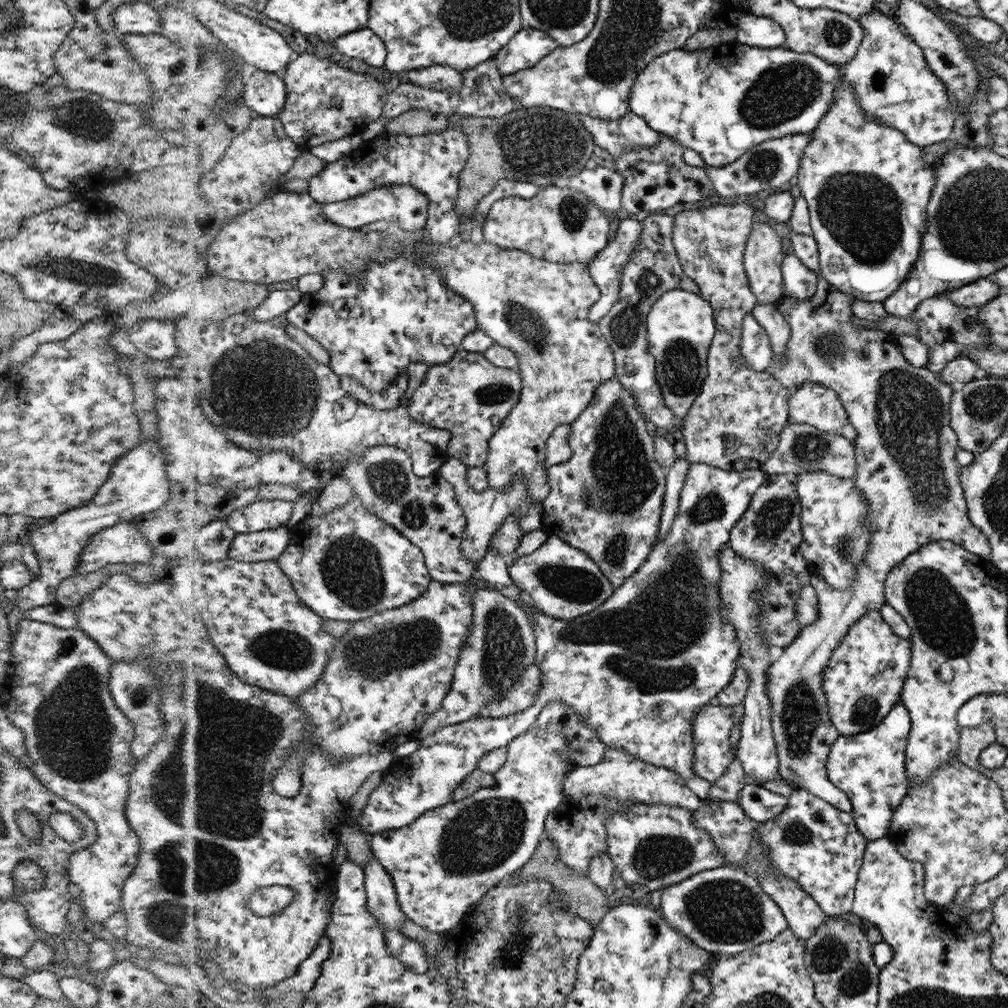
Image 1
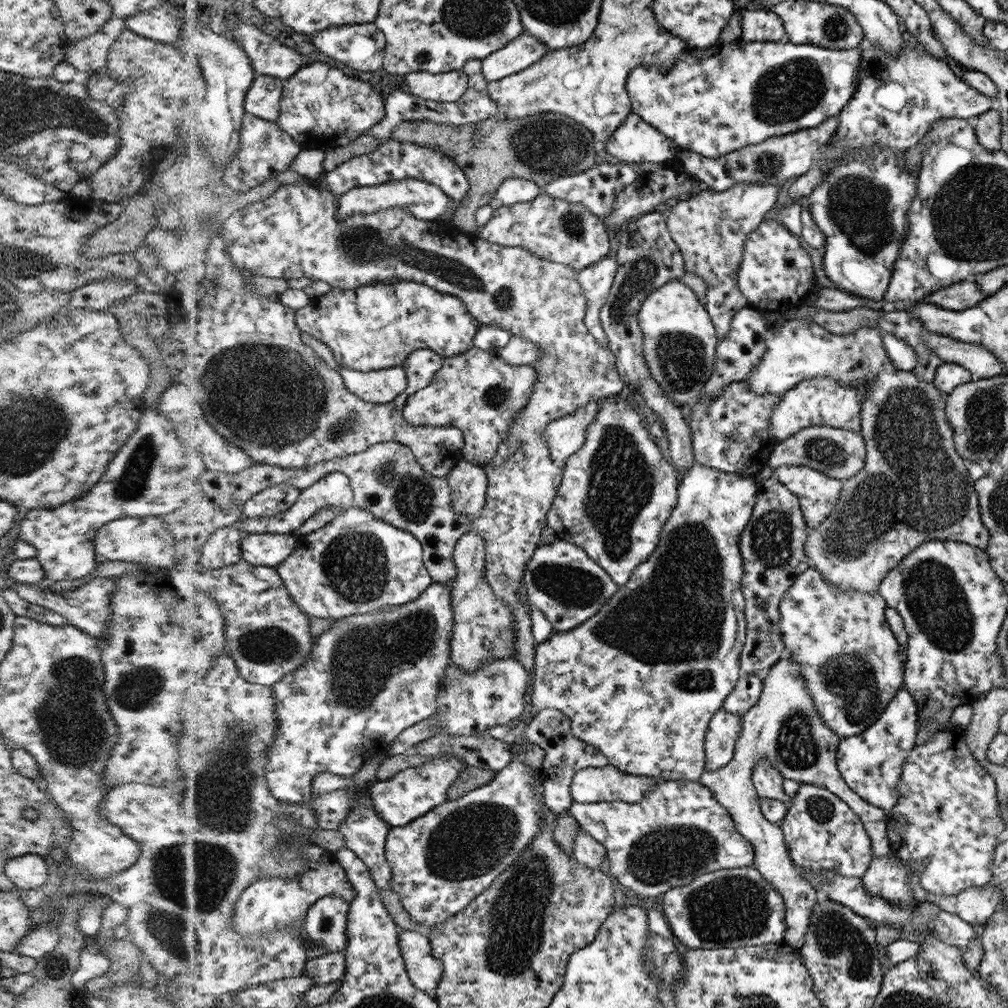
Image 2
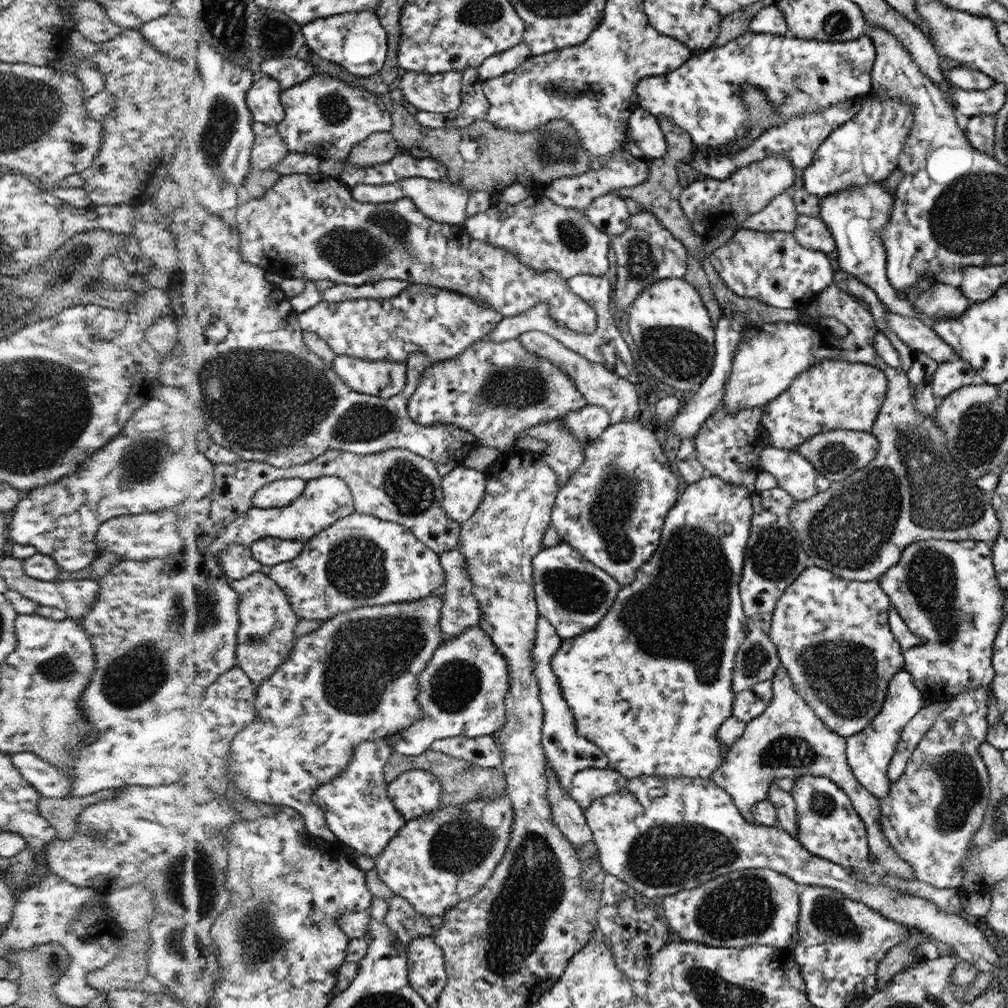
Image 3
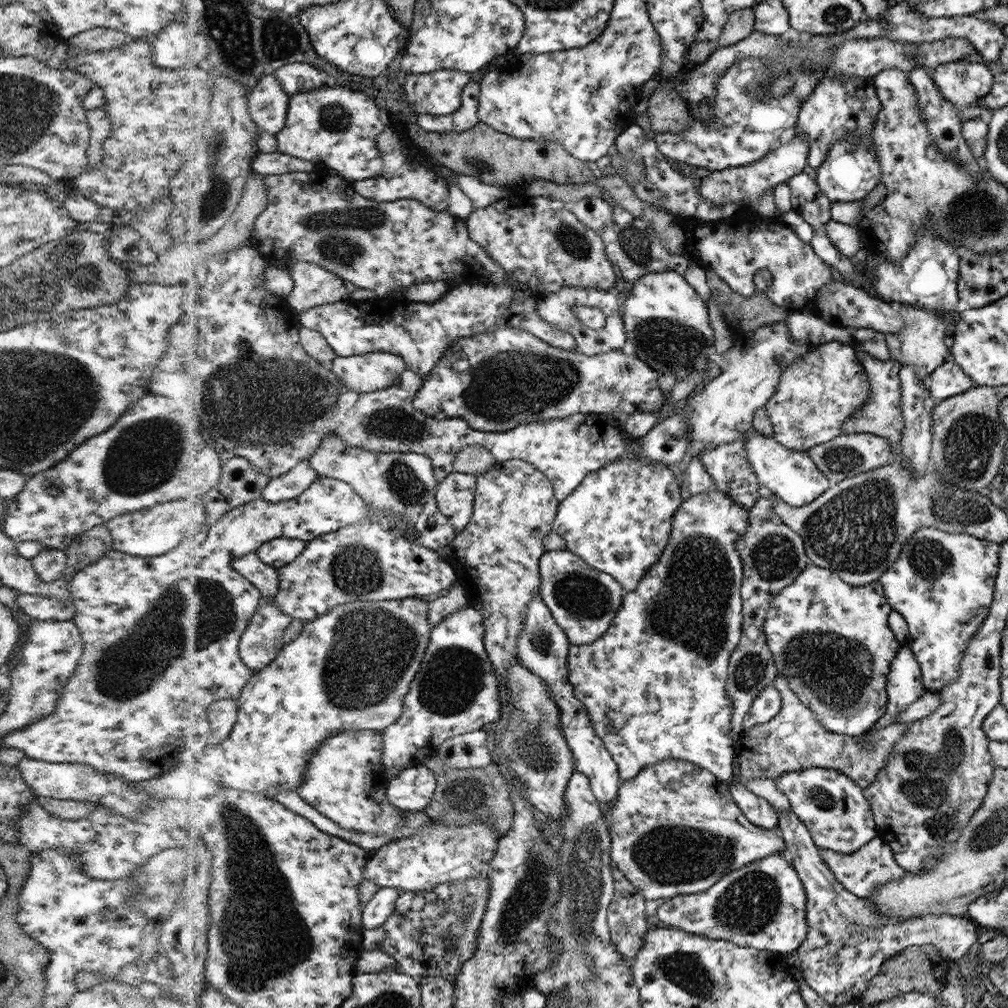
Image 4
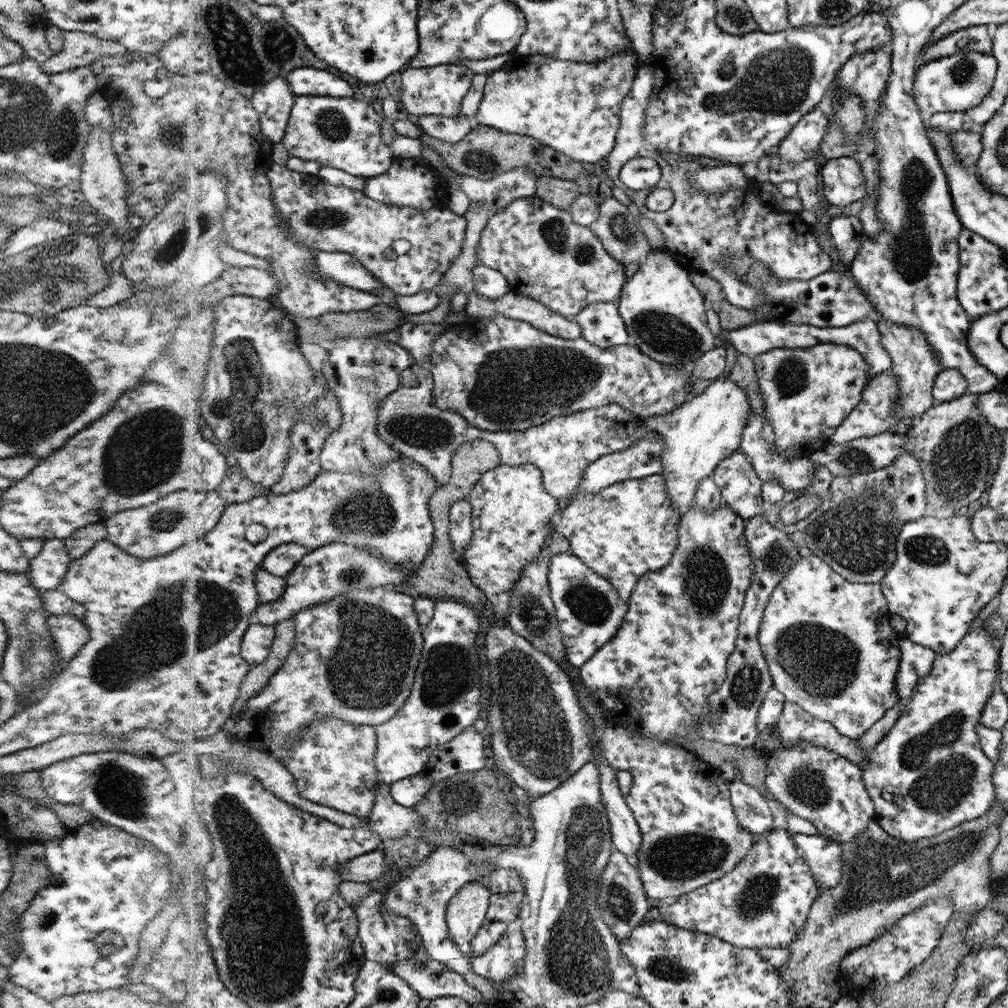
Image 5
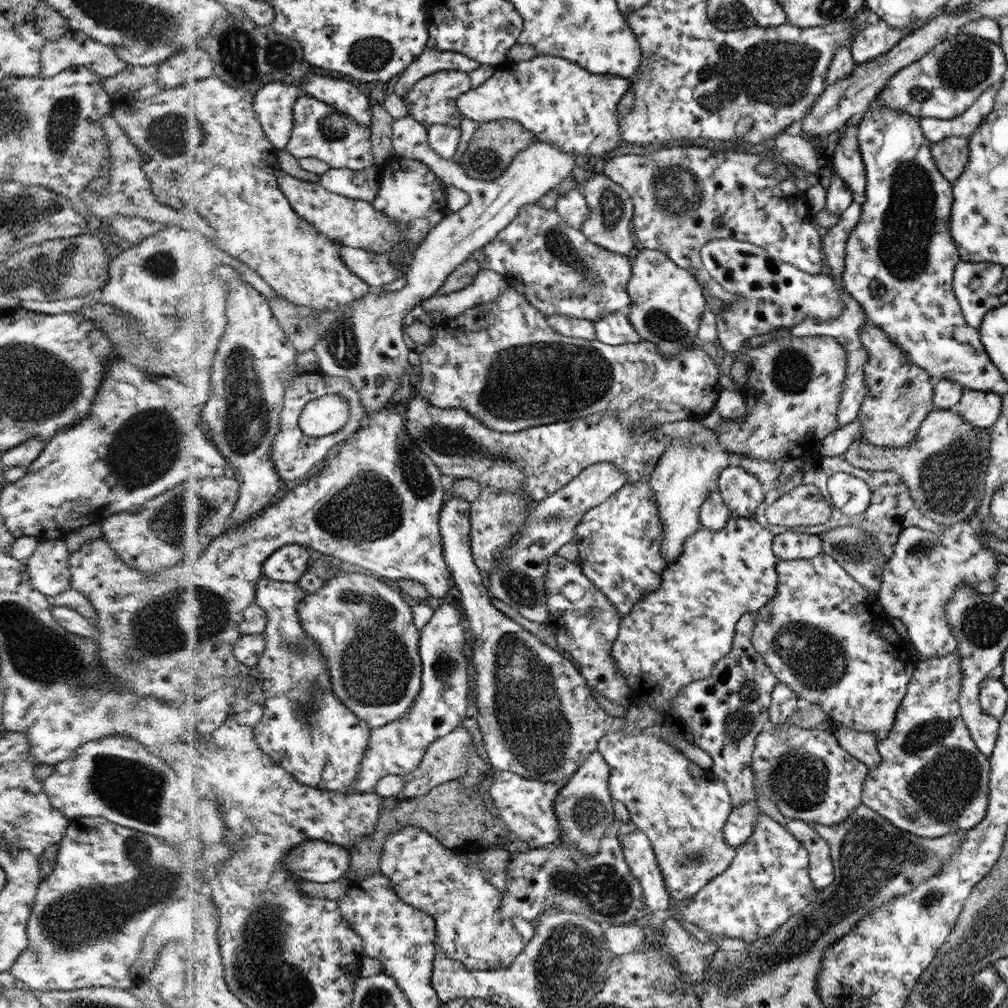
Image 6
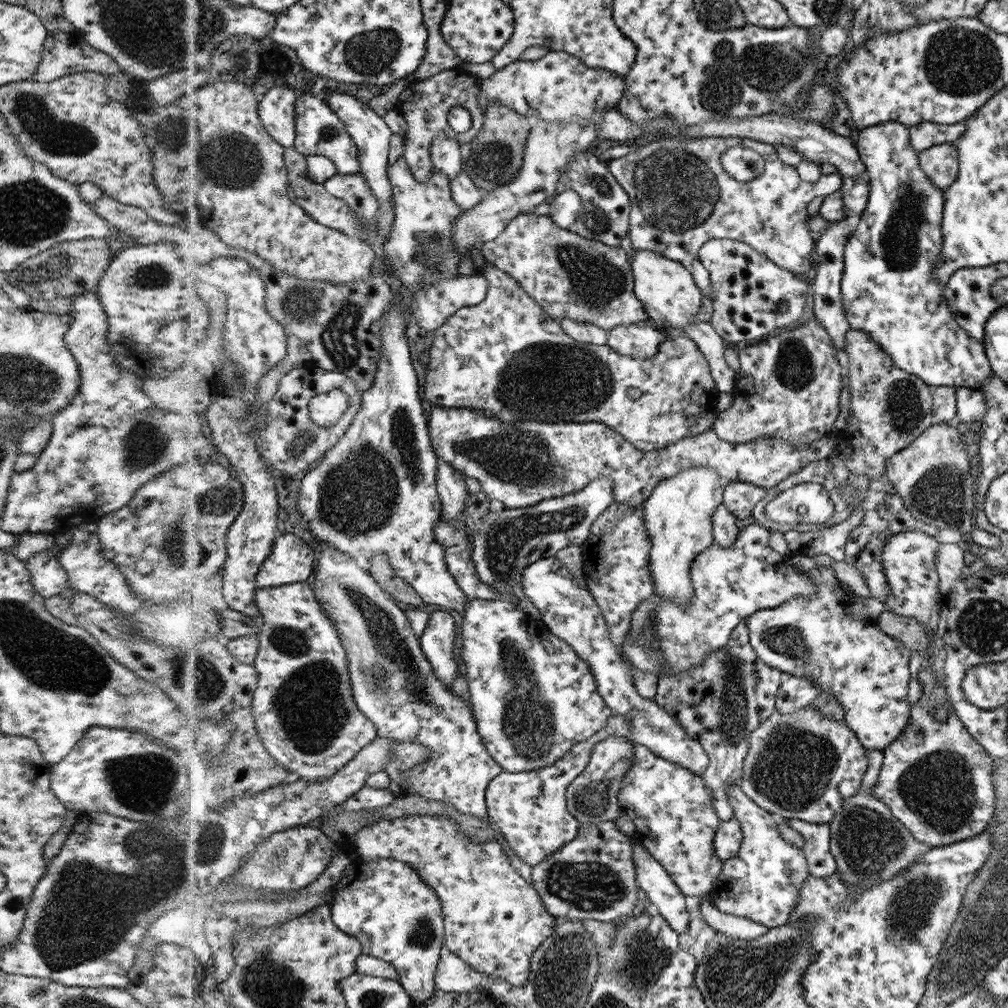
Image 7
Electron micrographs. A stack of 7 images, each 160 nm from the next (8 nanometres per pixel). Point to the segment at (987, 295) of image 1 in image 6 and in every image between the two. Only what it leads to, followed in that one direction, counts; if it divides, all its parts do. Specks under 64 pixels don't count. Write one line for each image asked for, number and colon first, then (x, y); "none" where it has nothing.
2: (965, 294)
3: (942, 300)
4: (919, 343)
5: (913, 361)
6: (898, 398)

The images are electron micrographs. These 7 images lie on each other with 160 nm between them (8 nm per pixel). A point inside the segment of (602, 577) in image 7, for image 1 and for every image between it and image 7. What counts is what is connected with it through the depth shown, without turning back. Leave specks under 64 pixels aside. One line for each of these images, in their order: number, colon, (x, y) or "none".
1: (605, 500)
2: (617, 492)
3: (612, 510)
4: (618, 520)
5: (630, 528)
6: (618, 542)

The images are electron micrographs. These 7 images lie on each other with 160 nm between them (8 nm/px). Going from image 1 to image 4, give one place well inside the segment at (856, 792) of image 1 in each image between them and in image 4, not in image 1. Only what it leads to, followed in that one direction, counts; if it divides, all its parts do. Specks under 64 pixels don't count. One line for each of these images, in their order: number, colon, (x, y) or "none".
2: (871, 762)
3: (868, 752)
4: (903, 682)

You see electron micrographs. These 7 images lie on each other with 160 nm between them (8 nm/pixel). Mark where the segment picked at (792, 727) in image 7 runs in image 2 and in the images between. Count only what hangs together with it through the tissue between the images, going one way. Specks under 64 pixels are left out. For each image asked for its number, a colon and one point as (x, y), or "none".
2: (820, 831)
3: (828, 826)
4: (837, 813)
5: (814, 783)
6: (805, 772)

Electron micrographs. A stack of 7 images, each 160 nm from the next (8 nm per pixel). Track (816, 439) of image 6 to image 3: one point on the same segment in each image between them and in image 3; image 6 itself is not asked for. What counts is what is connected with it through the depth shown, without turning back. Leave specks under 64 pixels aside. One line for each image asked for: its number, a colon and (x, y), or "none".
3: (832, 395)
4: (817, 392)
5: (807, 392)

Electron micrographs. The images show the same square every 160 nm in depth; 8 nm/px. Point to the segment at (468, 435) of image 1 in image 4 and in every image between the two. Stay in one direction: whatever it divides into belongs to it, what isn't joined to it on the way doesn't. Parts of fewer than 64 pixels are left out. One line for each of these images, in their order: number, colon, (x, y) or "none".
2: (480, 394)
3: (494, 390)
4: (495, 381)

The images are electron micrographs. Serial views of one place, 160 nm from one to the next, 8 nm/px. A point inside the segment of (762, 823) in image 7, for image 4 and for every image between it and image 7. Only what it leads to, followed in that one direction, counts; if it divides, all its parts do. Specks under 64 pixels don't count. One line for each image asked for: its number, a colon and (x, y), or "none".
4: (763, 905)
5: (764, 901)
6: (767, 882)

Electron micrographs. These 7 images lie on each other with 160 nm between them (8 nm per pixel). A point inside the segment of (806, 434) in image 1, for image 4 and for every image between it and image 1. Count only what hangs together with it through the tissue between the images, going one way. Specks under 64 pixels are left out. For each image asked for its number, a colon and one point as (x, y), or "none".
2: (839, 454)
3: (836, 454)
4: (851, 454)

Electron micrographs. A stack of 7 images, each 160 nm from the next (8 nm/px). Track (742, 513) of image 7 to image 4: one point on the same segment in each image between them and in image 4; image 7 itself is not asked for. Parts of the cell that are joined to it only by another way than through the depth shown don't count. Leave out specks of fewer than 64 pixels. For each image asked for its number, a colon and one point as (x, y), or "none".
4: (729, 469)
5: (739, 486)
6: (741, 492)

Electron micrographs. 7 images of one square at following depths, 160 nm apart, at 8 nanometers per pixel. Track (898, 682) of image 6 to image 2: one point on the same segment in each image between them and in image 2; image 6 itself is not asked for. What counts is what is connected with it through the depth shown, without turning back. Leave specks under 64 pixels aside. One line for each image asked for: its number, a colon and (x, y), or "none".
2: (853, 665)
3: (831, 635)
4: (830, 641)
5: (828, 643)

